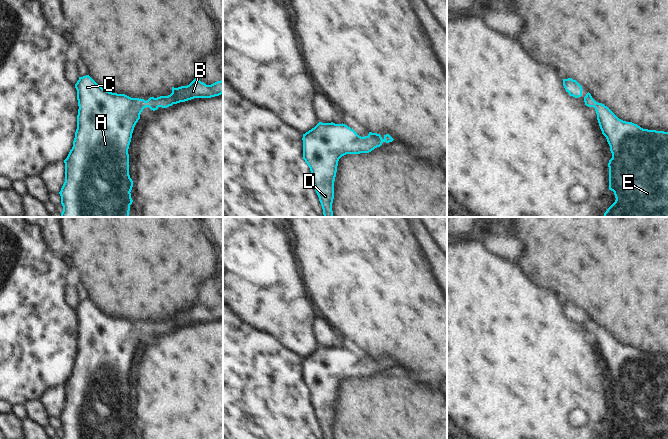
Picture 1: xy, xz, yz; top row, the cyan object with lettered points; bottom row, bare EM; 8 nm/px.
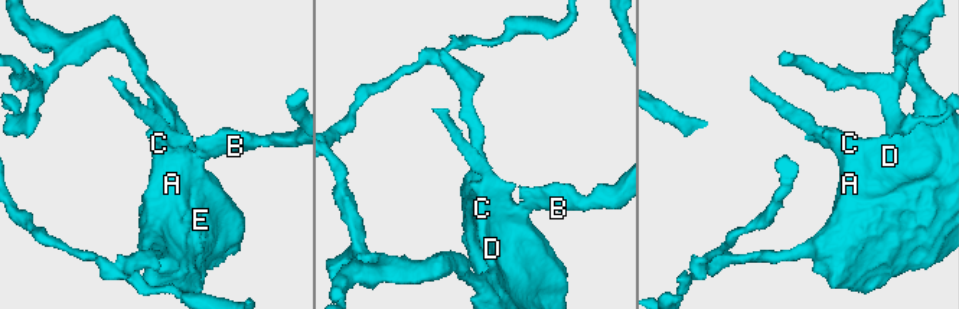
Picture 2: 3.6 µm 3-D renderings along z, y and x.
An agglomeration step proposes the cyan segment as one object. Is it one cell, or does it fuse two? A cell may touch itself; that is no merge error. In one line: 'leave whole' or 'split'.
leave whole

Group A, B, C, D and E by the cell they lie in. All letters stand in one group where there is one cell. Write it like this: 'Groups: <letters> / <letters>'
Groups: A B C D E

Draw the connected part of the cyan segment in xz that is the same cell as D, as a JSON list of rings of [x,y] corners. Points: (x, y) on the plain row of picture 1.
[[[319,346],[314,352],[303,358],[303,383],[311,395],[311,405],[319,421],[323,433],[323,439],[333,439],[332,427],[334,423],[334,405],[339,383],[346,378],[369,377],[383,366],[389,367],[394,363],[386,358],[382,362],[380,358],[369,356],[365,361],[359,360],[353,353],[345,348]]]

